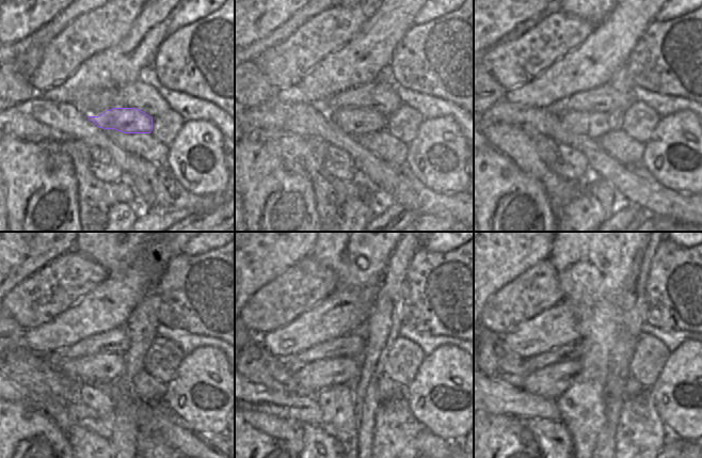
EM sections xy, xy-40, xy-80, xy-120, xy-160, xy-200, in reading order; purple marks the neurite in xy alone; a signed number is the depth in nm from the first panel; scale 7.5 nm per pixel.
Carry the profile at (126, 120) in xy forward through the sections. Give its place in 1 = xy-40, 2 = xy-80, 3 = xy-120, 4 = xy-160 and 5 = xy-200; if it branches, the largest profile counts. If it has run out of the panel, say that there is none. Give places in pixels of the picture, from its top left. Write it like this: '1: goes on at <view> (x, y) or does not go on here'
1: goes on at xy-40 (354, 122)
2: goes on at xy-80 (594, 125)
3: goes on at xy-120 (99, 367)
4: goes on at xy-160 (312, 378)
5: goes on at xy-200 (549, 382)

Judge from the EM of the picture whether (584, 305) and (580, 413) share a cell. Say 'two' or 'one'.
one

